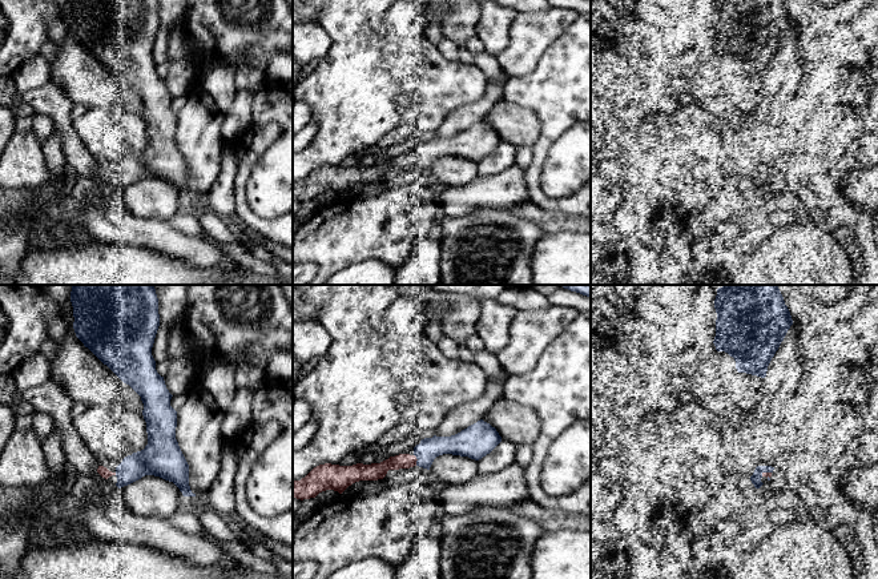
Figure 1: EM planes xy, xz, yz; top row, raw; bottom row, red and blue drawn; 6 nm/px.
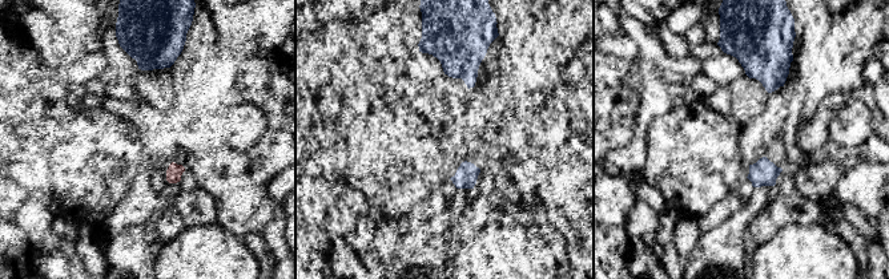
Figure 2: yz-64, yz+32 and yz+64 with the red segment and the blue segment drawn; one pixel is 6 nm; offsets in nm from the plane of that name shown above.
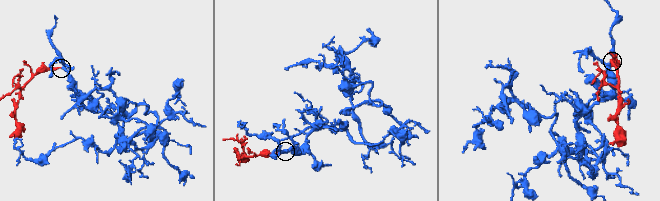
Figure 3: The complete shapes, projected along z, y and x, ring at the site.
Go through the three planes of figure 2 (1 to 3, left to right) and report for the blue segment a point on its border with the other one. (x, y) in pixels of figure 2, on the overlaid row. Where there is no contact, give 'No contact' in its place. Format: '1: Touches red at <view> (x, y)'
1: No contact
2: No contact
3: No contact

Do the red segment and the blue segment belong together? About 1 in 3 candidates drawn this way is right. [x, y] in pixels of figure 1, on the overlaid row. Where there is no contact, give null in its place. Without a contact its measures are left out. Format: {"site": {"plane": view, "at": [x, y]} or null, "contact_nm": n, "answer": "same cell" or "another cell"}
{"site": {"plane": "xz", "at": [417, 459]}, "contact_nm": 70, "answer": "same cell"}

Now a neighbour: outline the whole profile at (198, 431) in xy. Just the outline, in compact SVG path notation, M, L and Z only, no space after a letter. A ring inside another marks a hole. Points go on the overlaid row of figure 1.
M197 381L176 411L176 439L189 465L189 486L196 496L204 498L221 471L225 411Z

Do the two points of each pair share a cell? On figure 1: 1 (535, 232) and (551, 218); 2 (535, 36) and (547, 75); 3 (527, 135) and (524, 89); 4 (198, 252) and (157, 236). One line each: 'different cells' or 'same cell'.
1: different cells
2: different cells
3: different cells
4: same cell

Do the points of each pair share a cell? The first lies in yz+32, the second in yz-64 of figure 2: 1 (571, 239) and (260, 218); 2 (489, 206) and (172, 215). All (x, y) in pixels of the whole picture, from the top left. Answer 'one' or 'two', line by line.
1: one
2: two

